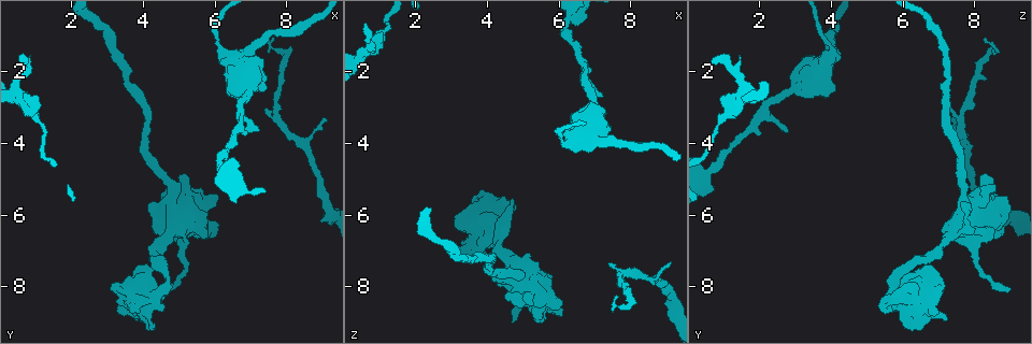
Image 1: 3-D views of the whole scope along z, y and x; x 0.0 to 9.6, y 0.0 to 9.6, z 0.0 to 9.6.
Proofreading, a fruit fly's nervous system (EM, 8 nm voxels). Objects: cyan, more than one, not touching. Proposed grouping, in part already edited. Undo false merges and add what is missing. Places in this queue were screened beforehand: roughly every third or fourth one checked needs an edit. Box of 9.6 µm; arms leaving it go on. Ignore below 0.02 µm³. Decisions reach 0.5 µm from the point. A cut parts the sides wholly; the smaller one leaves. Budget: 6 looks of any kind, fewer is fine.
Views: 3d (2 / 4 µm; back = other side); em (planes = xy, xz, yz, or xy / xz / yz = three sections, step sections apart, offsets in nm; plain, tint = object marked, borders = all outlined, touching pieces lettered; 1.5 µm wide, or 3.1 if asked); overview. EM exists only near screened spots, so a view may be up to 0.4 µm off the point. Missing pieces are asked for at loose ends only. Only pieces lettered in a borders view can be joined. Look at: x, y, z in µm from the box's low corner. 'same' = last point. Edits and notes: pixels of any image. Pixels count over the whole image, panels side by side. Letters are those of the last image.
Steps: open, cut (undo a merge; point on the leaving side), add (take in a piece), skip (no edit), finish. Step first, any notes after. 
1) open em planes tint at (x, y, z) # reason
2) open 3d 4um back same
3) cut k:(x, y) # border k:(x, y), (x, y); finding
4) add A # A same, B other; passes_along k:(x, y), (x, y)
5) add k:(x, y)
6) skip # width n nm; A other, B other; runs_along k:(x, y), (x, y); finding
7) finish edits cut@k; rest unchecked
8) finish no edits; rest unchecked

open 3d 4um at (3.65, 8.70, 5.55) # an open end

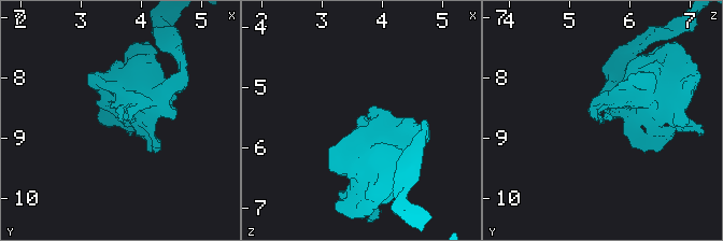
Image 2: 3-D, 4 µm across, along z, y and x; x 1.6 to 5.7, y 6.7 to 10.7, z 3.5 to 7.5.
open em planes borders at (3.65, 8.70, 5.60) # shape alone is not enough

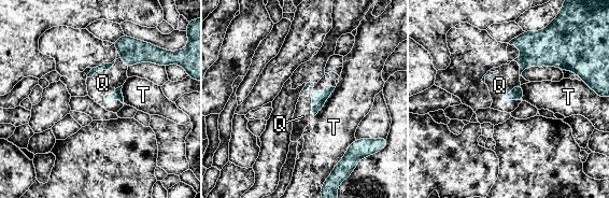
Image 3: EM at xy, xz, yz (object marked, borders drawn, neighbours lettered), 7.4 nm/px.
add Q # Q same, T other; it goes on there

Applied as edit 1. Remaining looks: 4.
open 3d 2um at (6.70, 5.30, 0.60)

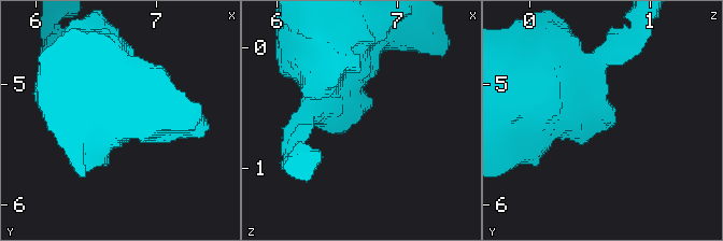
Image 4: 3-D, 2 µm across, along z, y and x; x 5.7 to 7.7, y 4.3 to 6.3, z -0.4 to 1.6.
open em xy step 8 borders at (6.66, 5.36, 0.58) # now the EM

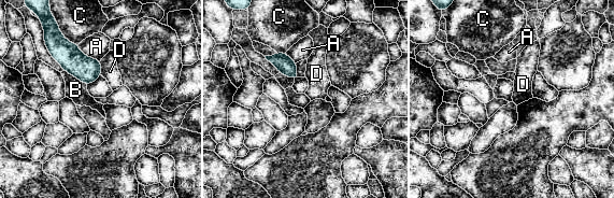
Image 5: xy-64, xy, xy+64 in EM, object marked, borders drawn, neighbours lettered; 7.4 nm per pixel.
skip # A other, B other, C other, D other; border 5:(100, 60), (101, 74); no lettered piece goes on from it

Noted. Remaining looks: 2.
open em xy step 8 borders at (9.00, 3.35, 7.35) # tapers out

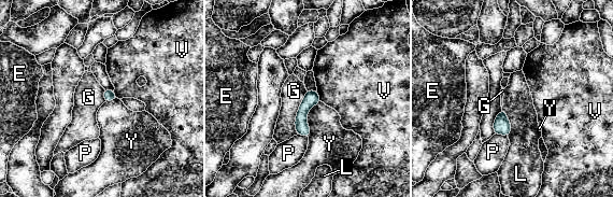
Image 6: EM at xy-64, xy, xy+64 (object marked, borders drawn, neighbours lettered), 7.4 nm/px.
skip # width 80 nm; longest_contact G 340 nm; E other, G other, L other, P other, V other, Y other; none of them fits

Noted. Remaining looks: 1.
finish edits add@3; rest unchecked

